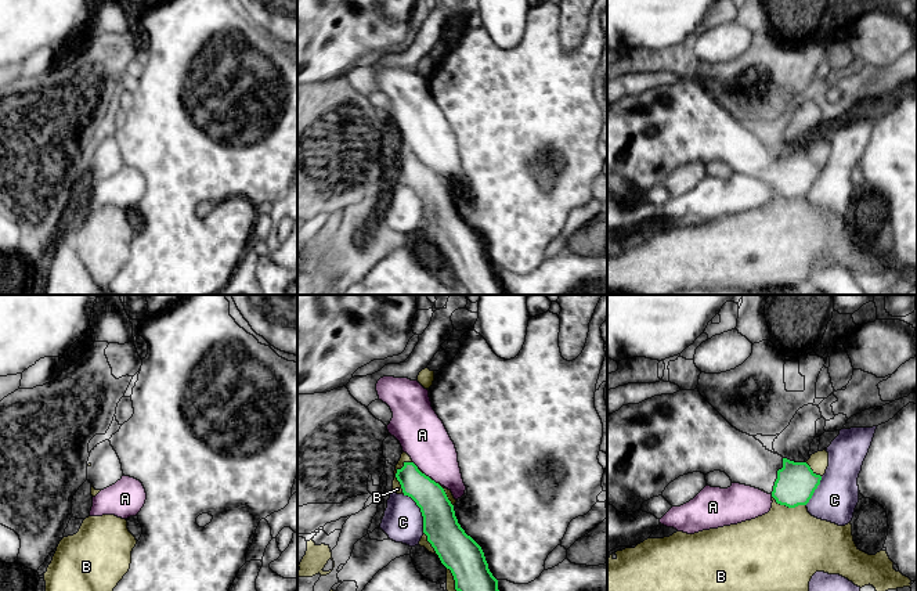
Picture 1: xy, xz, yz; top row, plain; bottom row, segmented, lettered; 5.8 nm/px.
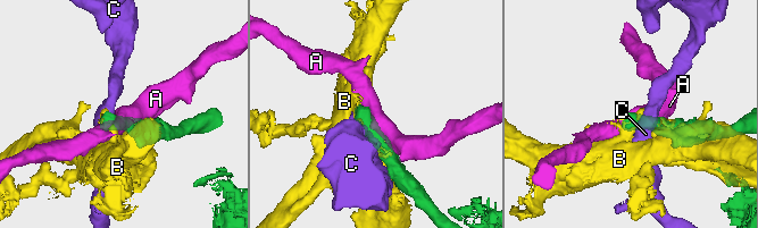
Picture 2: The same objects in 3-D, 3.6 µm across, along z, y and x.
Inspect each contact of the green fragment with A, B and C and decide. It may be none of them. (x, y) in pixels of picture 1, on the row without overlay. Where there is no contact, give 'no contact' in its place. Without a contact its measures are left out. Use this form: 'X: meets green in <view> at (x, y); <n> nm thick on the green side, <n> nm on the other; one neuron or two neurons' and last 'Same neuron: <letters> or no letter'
A: meets green in xz at (425, 165); 190 nm thick on the green side, 280 nm on the other; two neurons
B: meets green in xz at (396, 165); 180 nm thick on the green side, 50 nm on the other; two neurons
C: meets green in xz at (421, 201); 200 nm thick on the green side, 240 nm on the other; two neurons
Same neuron: no letter

